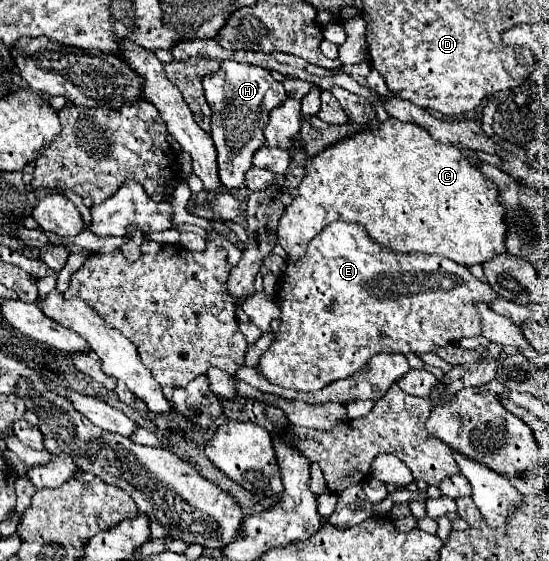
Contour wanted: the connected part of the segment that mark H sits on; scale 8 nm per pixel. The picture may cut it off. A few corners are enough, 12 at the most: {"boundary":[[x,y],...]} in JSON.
{"boundary":[[263,67],[203,77],[221,183],[245,187],[269,113],[287,99]]}

